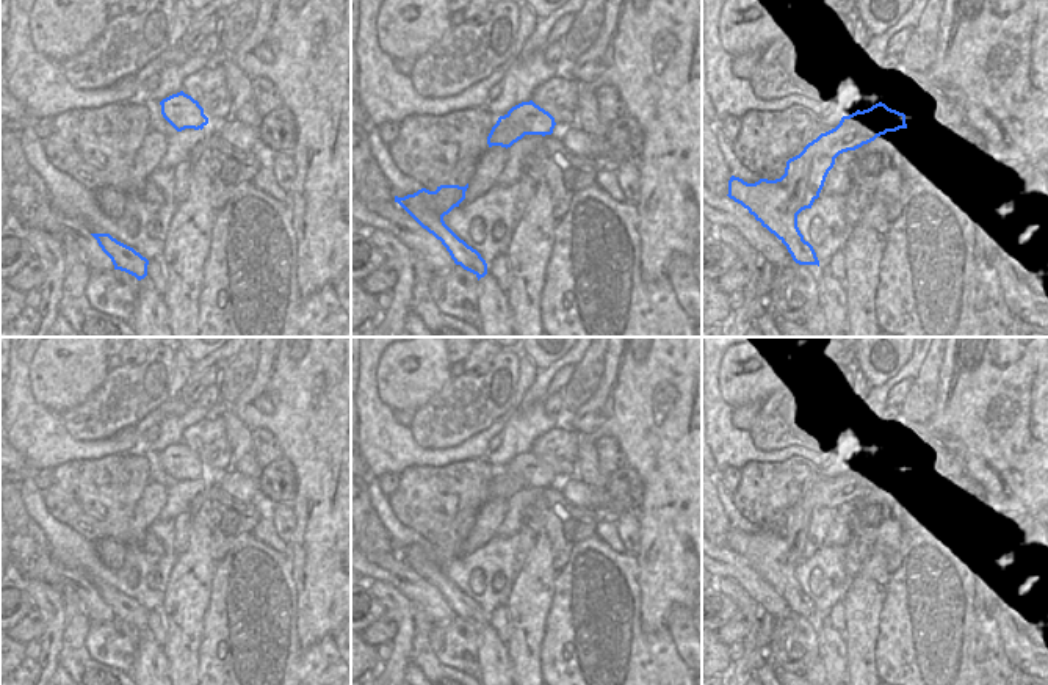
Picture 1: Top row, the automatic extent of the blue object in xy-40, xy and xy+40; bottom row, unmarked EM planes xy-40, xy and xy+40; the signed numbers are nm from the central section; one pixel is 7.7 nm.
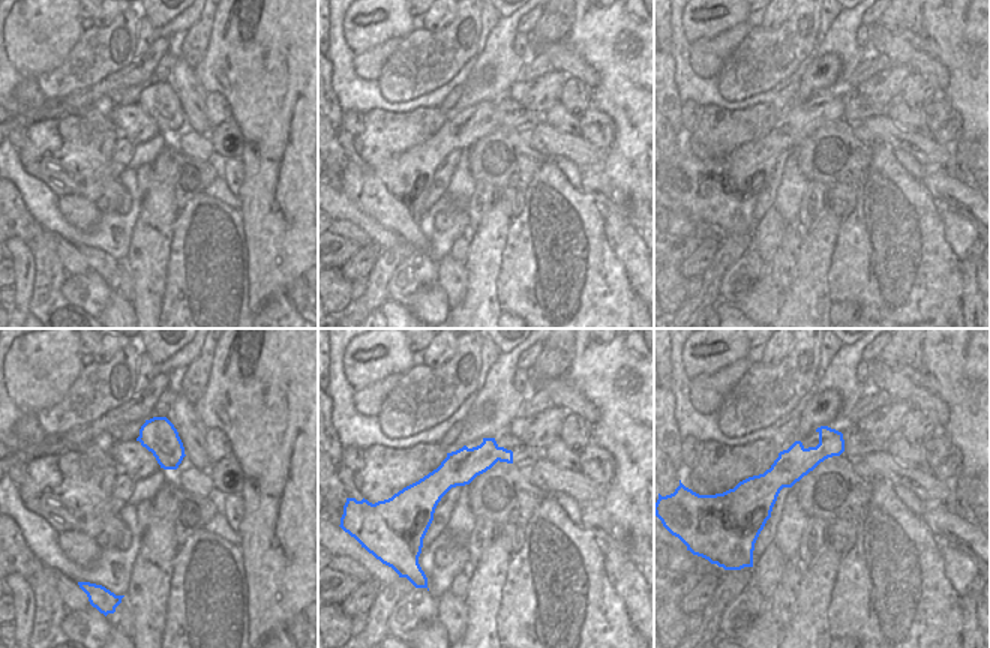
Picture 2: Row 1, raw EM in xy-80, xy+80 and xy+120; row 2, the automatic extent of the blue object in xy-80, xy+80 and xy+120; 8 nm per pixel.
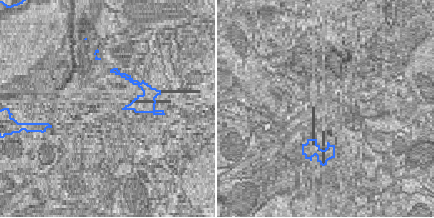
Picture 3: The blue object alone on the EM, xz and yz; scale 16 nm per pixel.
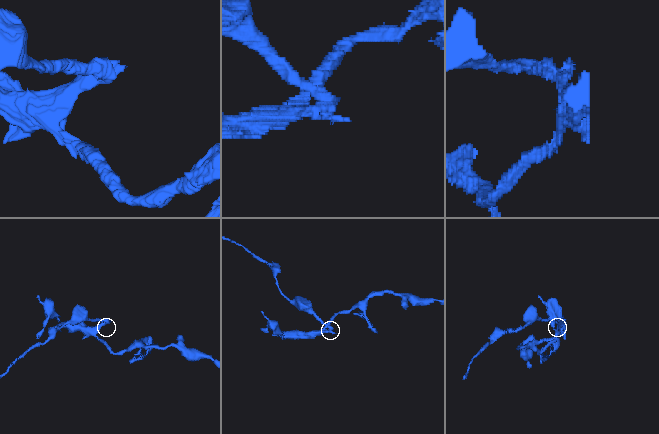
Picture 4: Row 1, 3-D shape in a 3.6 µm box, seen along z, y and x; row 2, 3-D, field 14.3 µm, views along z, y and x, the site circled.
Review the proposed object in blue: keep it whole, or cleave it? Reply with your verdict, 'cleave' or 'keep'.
cleave

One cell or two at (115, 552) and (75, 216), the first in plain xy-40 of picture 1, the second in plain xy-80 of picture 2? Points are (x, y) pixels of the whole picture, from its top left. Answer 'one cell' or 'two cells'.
one cell

